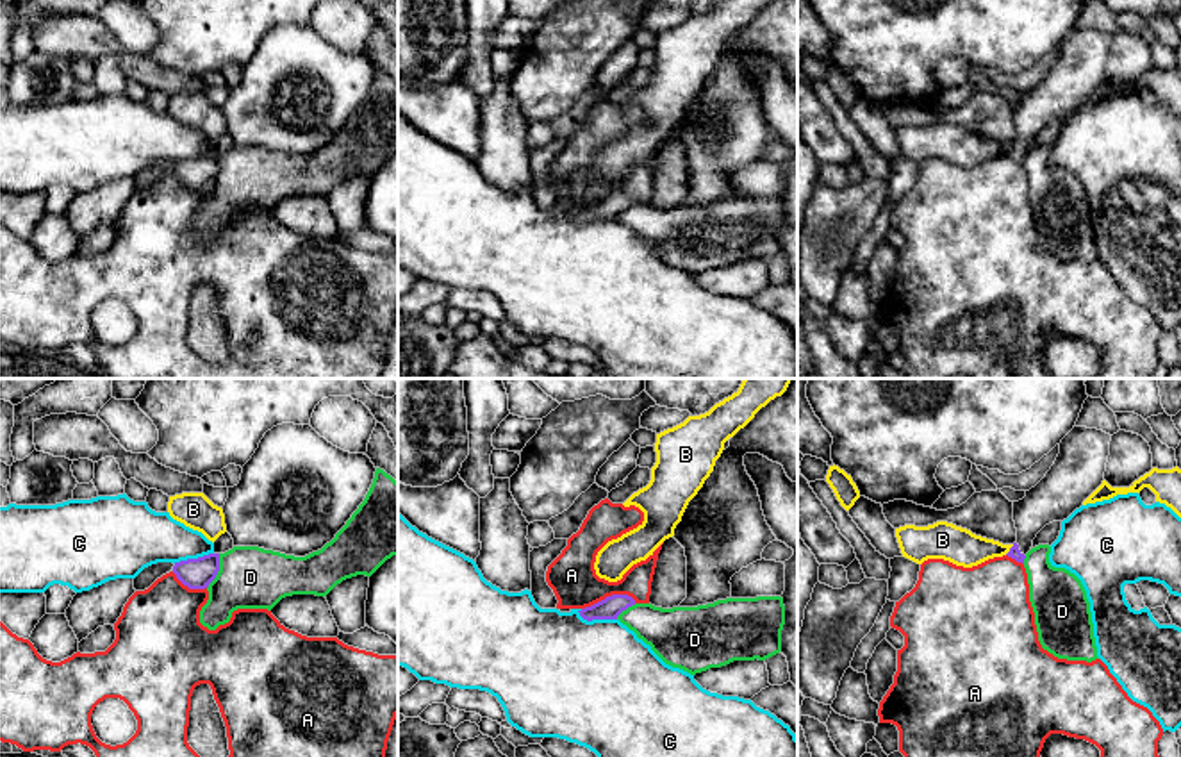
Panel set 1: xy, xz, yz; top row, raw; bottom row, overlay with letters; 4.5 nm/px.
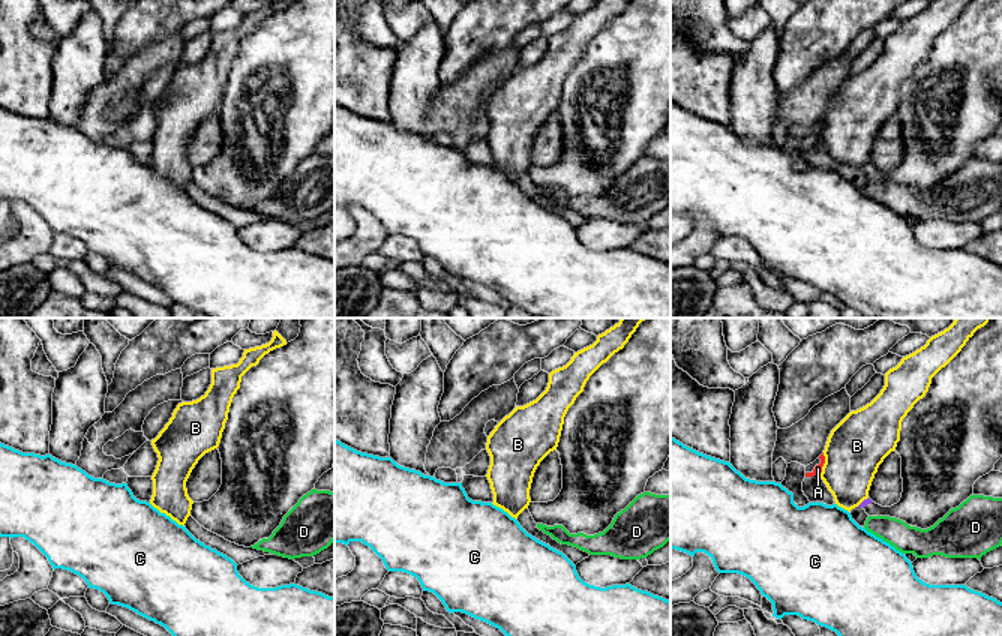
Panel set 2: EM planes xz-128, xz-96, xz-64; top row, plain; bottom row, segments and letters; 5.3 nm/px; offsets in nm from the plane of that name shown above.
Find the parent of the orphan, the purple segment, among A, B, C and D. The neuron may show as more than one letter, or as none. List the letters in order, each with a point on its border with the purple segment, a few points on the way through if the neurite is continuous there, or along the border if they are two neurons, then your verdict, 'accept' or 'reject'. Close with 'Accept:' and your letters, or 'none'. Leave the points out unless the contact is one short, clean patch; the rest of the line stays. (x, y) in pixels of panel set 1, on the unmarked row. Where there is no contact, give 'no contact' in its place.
A: contact xz (609, 197); reject
B: contact yz (1010, 150); border yz (1014, 145), (1005, 154); reject
C: contact xz (596, 218); reject
D: contact xy (218, 170); reject
Accept: none

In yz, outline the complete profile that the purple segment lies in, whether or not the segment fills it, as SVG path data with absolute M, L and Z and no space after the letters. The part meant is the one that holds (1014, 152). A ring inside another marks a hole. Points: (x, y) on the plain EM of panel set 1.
M1074 27L1060 43L1060 54L1045 77L1019 102L1013 102L1017 141L1006 154L1024 164L1036 134L1053 121L1067 120L1103 84L1111 36L1086 27Z

